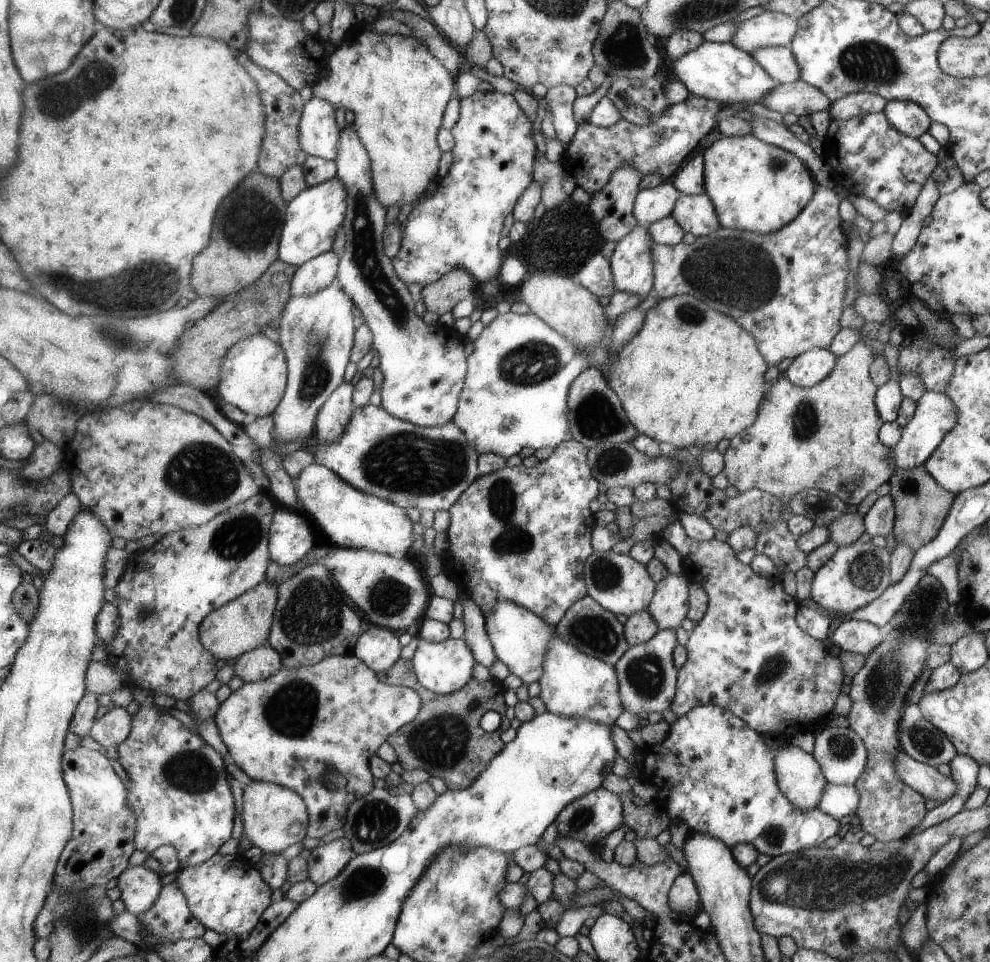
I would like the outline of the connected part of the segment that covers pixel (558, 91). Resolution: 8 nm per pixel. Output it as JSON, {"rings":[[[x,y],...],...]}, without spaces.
{"rings":[[[567,85],[549,87],[544,96],[545,106],[551,112],[551,122],[556,138],[567,144],[576,131],[577,124],[573,121],[571,104],[577,98],[576,92]]]}

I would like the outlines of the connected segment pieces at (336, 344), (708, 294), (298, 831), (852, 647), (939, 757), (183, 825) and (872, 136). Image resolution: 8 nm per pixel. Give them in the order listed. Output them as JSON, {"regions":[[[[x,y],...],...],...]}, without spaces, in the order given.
{"regions":[[[[333,284],[319,289],[315,294],[307,296],[295,296],[288,300],[286,310],[283,311],[279,325],[280,344],[286,349],[288,360],[288,385],[282,403],[272,414],[275,417],[275,436],[285,445],[294,441],[305,442],[311,432],[322,404],[329,398],[343,382],[343,370],[347,364],[347,356],[351,350],[354,339],[355,326],[353,326],[353,311],[355,307],[351,298]]],[[[819,187],[816,189],[809,204],[802,208],[802,212],[795,219],[787,223],[785,227],[781,227],[778,231],[772,233],[762,235],[759,233],[752,233],[751,231],[726,229],[723,226],[719,226],[711,235],[697,237],[692,244],[688,245],[682,242],[676,245],[660,245],[659,243],[650,242],[652,260],[654,260],[655,264],[652,292],[661,299],[669,298],[673,295],[691,295],[702,300],[718,313],[730,316],[754,337],[758,345],[758,351],[762,353],[767,364],[772,364],[772,366],[776,366],[783,358],[794,359],[797,355],[801,355],[802,352],[808,351],[809,349],[827,349],[840,329],[839,319],[844,309],[842,303],[843,293],[846,287],[845,281],[847,274],[849,274],[849,263],[846,257],[848,240],[845,232],[843,232],[839,215],[837,215],[837,206],[839,206],[839,203],[840,198],[837,196],[836,192]]],[[[251,781],[242,794],[243,833],[264,853],[281,853],[307,836],[309,810],[303,797],[290,788],[265,781]]],[[[845,619],[833,630],[830,639],[841,651],[866,656],[881,642],[883,635],[883,629],[873,623]]],[[[914,703],[900,717],[899,740],[906,755],[932,767],[948,763],[957,754],[947,736],[925,720]]],[[[133,687],[133,690],[139,710],[133,714],[129,738],[118,746],[117,760],[128,775],[125,781],[129,789],[128,803],[138,816],[135,848],[153,856],[158,848],[171,845],[178,850],[181,869],[198,867],[213,858],[219,852],[219,848],[233,836],[235,798],[229,784],[229,761],[213,746],[209,746],[199,733],[187,728],[169,712],[162,712],[163,708],[155,705],[154,693],[151,690],[137,687]]],[[[883,111],[847,120],[829,118],[822,144],[822,157],[830,166],[830,175],[837,186],[847,190],[851,197],[864,196],[883,210],[897,212],[901,217],[910,214],[915,198],[937,166],[935,154],[930,153],[918,138],[905,136],[892,127]]]]}

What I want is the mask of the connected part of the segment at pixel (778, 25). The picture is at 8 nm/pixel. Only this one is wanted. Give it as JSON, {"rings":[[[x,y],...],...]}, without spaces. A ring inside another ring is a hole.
{"rings":[[[766,11],[744,20],[731,44],[749,54],[754,48],[762,46],[789,46],[797,27],[792,16]]]}

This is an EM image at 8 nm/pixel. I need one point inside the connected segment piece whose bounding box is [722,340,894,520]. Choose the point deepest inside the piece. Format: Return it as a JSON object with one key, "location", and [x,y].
{"location":[824,437]}

